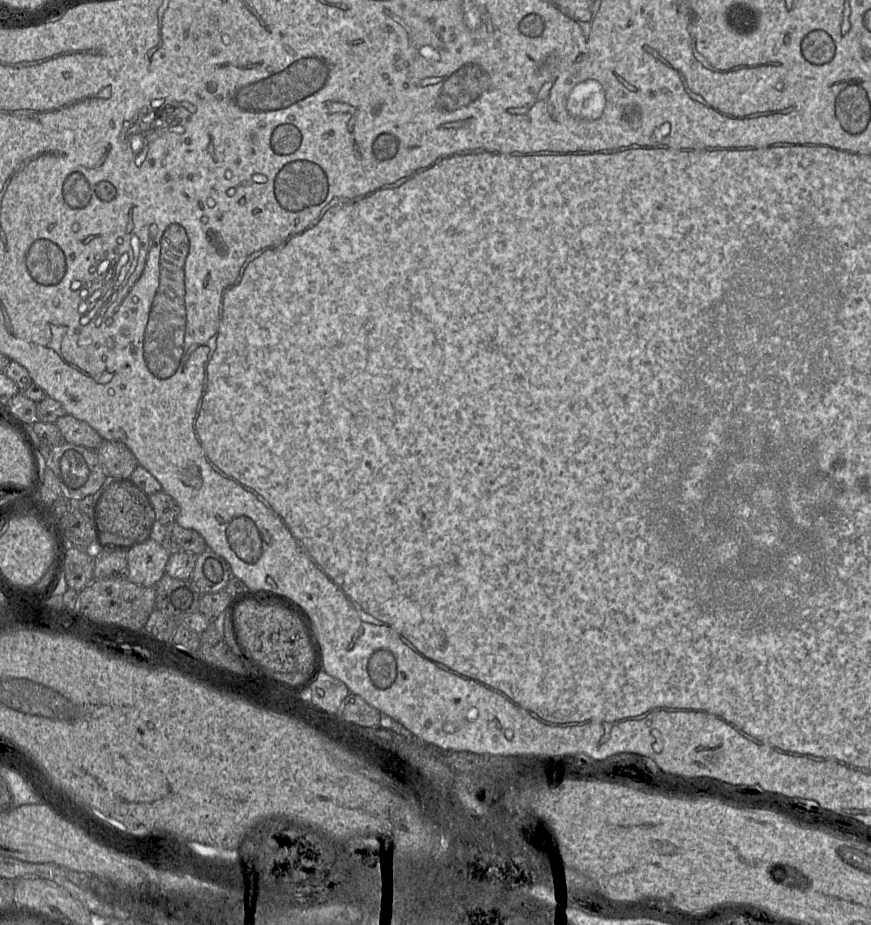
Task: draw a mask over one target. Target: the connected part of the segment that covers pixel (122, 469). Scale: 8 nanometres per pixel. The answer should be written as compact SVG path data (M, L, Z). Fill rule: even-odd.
M102 440L95 451L100 463L112 479L130 479L138 466L135 455L119 441Z

